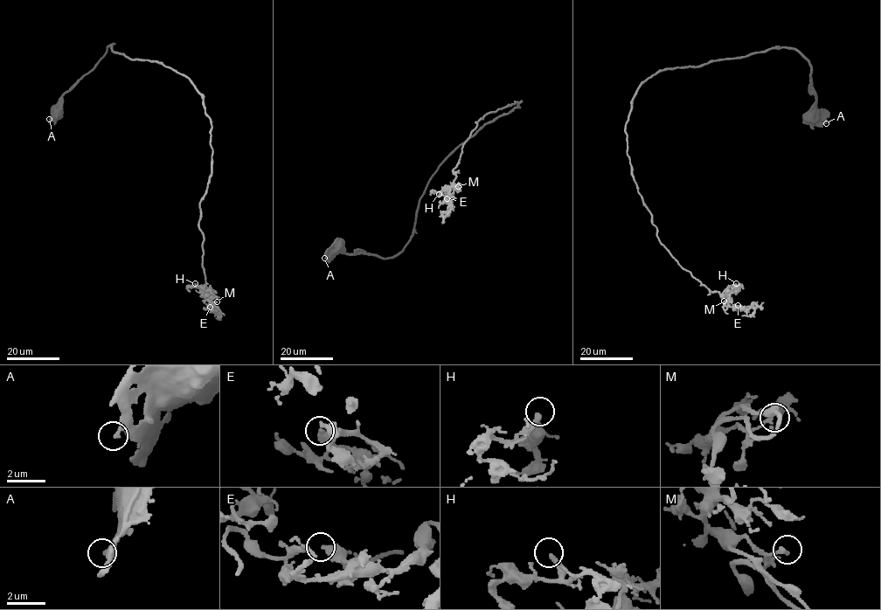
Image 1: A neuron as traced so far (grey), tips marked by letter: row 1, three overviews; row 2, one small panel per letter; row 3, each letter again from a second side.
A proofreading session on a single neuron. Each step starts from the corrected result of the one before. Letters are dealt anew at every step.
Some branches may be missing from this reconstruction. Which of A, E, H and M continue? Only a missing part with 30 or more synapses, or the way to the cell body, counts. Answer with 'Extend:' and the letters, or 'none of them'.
Extend: E

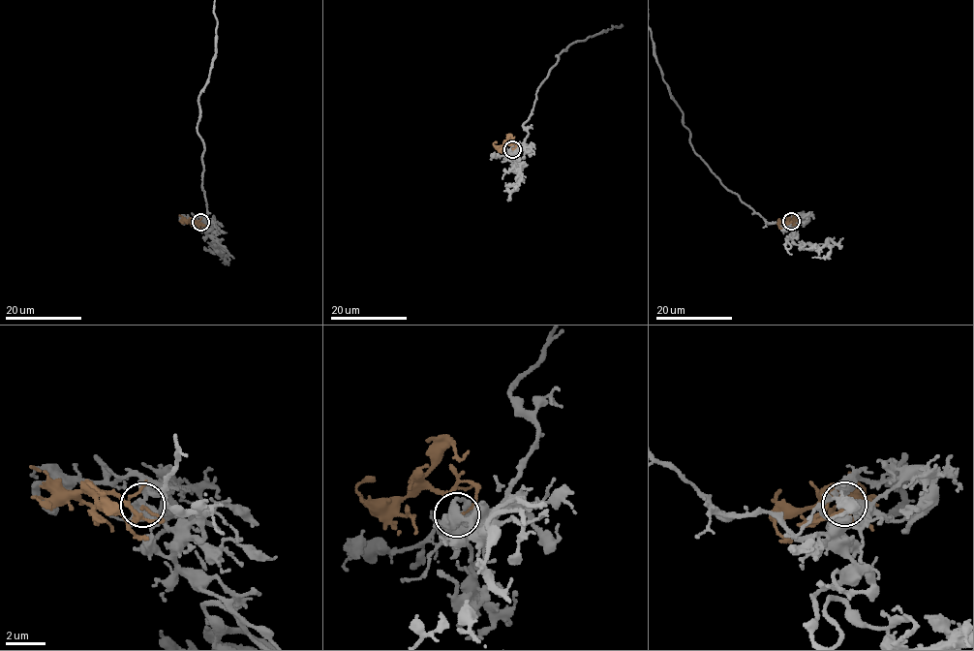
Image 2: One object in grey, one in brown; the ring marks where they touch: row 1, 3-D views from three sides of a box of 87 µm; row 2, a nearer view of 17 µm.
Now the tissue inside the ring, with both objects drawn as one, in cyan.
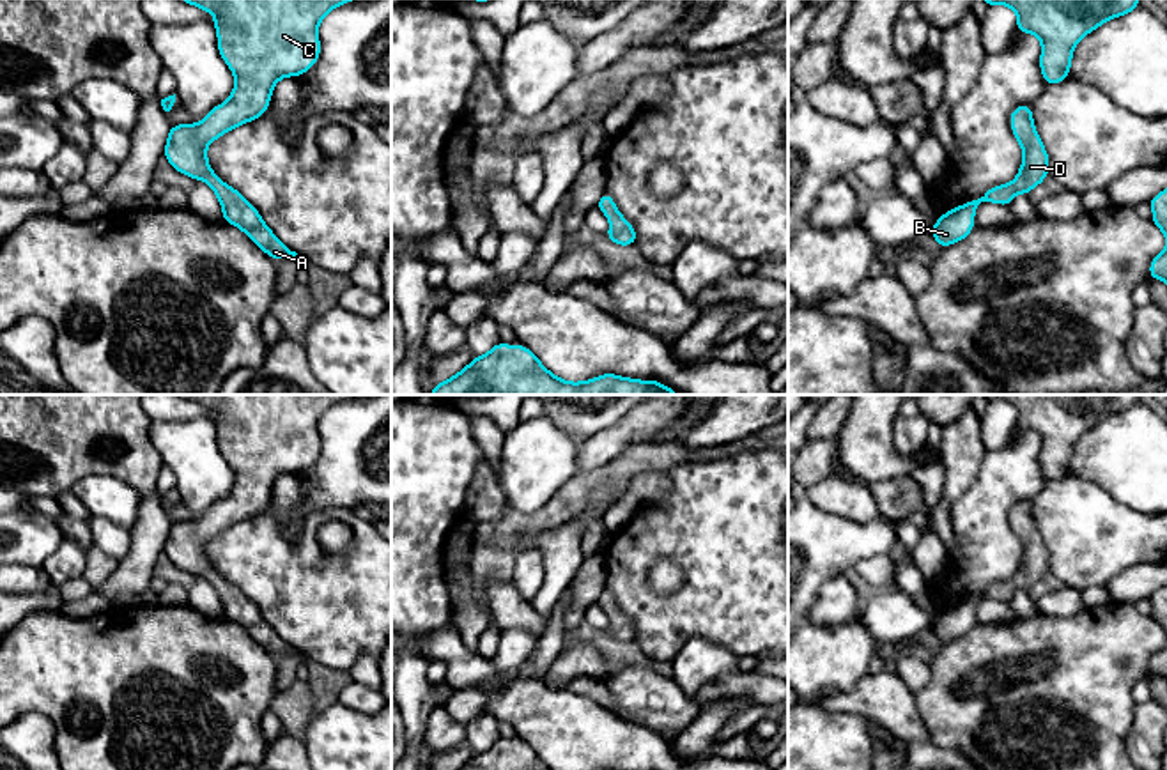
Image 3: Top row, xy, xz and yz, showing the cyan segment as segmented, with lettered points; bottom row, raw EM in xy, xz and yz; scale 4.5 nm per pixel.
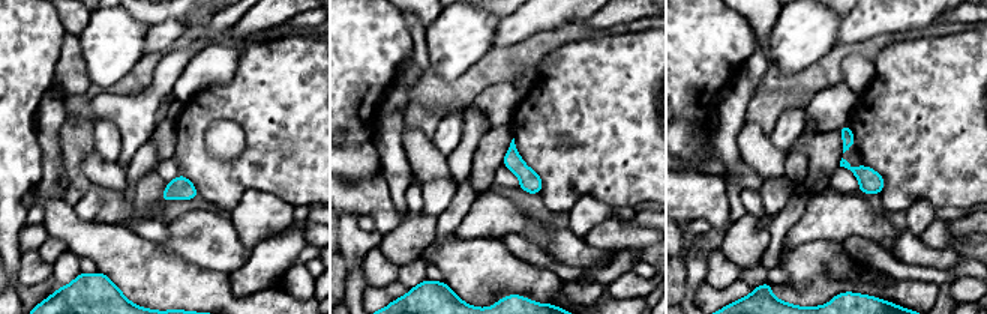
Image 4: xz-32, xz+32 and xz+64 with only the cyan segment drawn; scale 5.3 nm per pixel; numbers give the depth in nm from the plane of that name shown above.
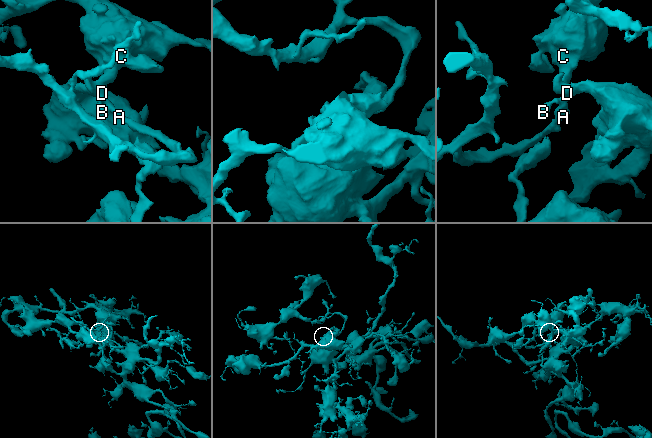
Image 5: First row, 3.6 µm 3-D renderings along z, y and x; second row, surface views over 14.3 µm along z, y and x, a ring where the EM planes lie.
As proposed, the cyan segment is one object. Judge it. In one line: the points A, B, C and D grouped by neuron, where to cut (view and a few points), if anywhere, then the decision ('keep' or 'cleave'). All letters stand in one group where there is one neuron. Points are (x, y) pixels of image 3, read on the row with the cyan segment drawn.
groups A B C D; cut none; keep

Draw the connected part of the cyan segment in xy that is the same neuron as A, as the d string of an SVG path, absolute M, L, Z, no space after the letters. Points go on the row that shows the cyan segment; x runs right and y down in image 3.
M182 0L211 12L218 32L218 51L232 69L236 85L230 99L214 106L198 124L170 126L165 147L165 158L181 173L205 181L218 196L223 219L239 227L262 251L273 260L301 258L296 251L282 244L271 228L262 221L255 205L251 205L237 189L227 186L209 166L207 145L227 131L259 119L266 113L271 92L278 80L306 73L321 55L317 28L322 18L351 0Z

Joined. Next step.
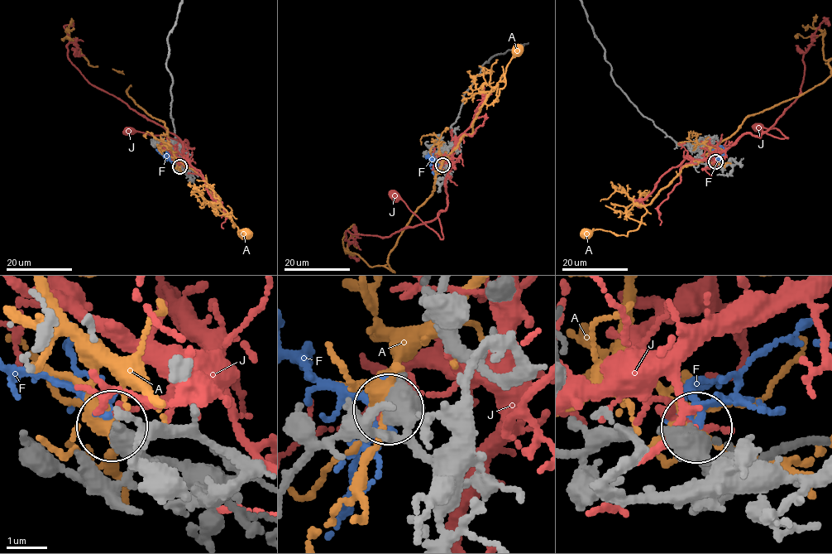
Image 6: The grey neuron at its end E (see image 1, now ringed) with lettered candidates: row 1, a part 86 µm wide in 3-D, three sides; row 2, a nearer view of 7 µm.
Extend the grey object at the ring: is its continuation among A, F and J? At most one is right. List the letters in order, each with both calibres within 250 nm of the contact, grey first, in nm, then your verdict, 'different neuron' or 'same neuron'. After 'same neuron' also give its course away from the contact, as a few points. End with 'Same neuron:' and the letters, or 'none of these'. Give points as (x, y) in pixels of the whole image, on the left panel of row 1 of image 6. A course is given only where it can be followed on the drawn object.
A: 650 nm thick on the grey side, 320 nm on the other; different neuron
F: 650 nm thick on the grey side, 130 nm on the other; same neuron; it runs (179, 166), (169, 161), (166, 151), (170, 155)
J: 650 nm thick on the grey side, 180 nm on the other; different neuron
Same neuron: F

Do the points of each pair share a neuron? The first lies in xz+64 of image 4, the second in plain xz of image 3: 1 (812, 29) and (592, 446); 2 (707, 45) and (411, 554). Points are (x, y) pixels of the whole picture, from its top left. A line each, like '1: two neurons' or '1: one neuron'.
1: two neurons
2: one neuron

